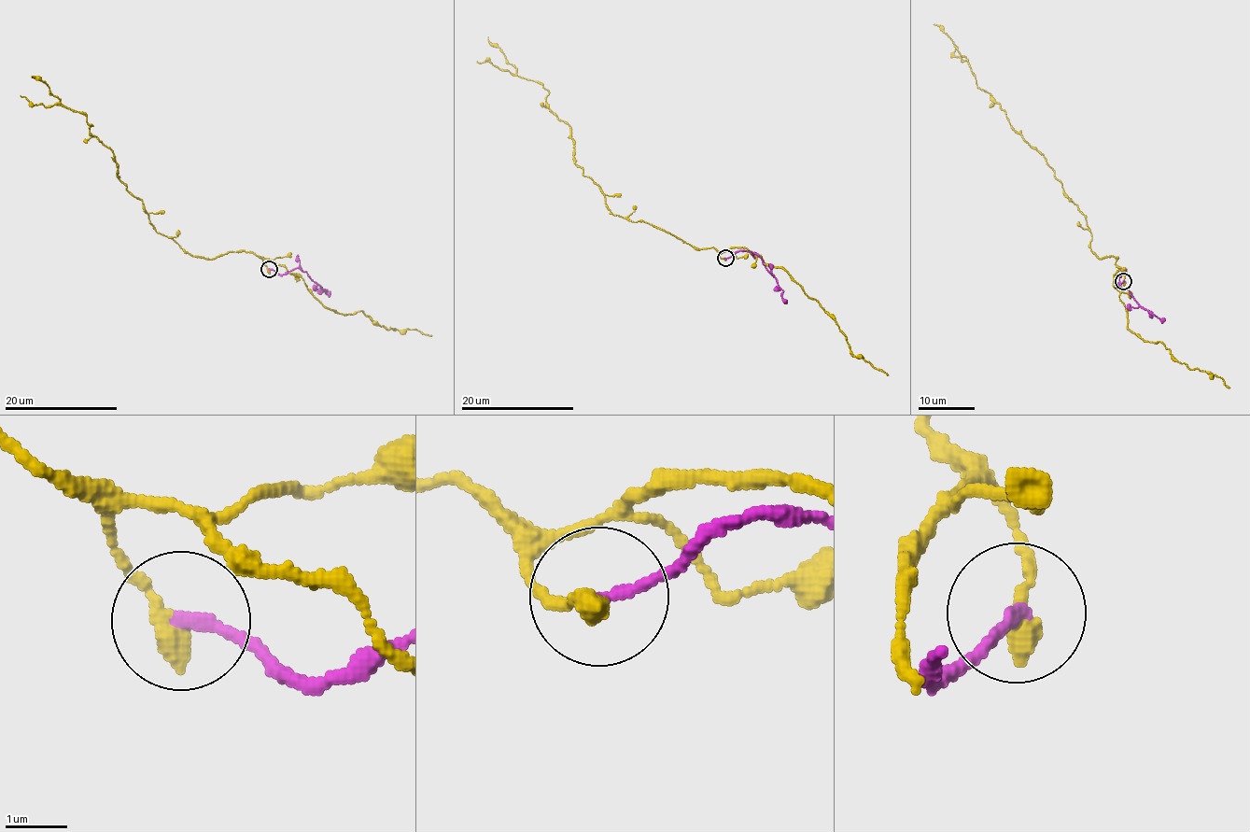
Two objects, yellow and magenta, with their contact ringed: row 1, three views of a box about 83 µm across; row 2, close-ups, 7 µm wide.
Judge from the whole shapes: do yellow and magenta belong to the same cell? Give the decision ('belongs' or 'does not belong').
does not belong

